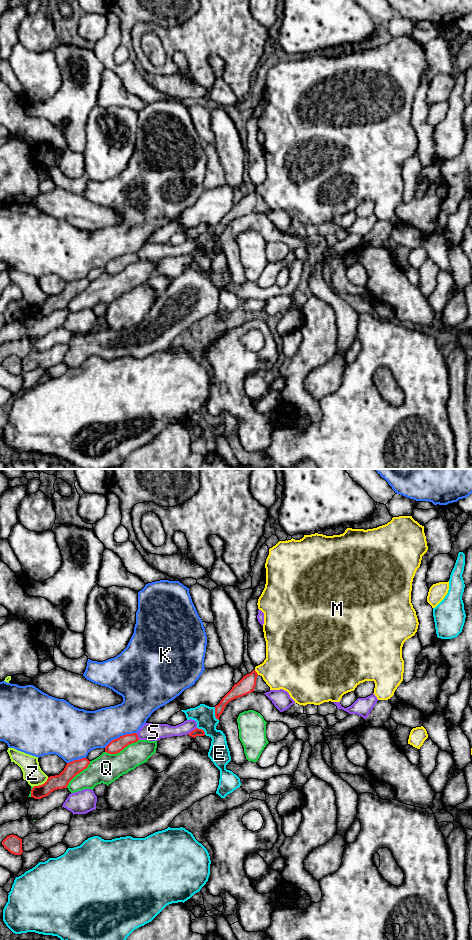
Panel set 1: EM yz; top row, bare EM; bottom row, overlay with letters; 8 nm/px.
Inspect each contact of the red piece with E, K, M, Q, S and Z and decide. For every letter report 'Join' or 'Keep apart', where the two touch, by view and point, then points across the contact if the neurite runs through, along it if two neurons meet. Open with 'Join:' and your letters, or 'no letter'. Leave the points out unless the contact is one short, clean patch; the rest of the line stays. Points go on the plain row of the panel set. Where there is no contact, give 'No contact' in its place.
Join: no letter
E: Keep apart. Touches red at yz (215, 234)
K: Keep apart. Touches red at yz (120, 256)
M: Keep apart. Touches red at yz (256, 192). Boundary: yz (254, 190), (258, 194)
Q: Keep apart. Touches red at yz (121, 270)
S: Keep apart. Touches red at yz (193, 250)
Z: Keep apart. Touches red at yz (42, 304)

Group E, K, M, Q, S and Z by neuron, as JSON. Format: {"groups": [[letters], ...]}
{"groups": [["E"], ["K", "M"], ["Q"], ["S"], ["Z"]]}

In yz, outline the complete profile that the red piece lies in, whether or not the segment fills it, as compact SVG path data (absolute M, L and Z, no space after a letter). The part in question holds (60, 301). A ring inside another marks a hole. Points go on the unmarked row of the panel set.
M87 278L74 280L66 284L64 290L55 296L48 297L47 301L31 310L31 317L41 319L57 309L67 308L69 302L80 292L88 287L90 281Z

